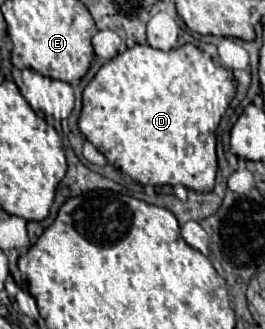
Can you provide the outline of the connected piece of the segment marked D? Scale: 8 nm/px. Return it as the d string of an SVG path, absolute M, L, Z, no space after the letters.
M136 44L132 48L128 48L126 52L118 54L116 58L108 60L98 72L96 76L92 78L92 82L84 88L84 94L82 94L82 112L80 112L80 118L78 118L78 130L86 136L88 142L92 142L96 146L98 152L102 152L106 156L106 160L116 166L122 174L130 176L132 180L140 182L140 184L170 184L170 186L176 186L176 184L182 184L186 186L188 190L194 190L194 192L212 192L214 190L214 182L216 182L216 170L218 170L218 164L216 164L216 128L218 128L218 122L220 118L224 116L230 100L234 98L234 92L236 92L236 80L234 80L234 74L232 70L228 68L222 68L222 66L216 66L210 58L204 56L204 52L192 44L184 44L180 48L172 48L168 52L162 52L162 50L156 50L148 44Z

